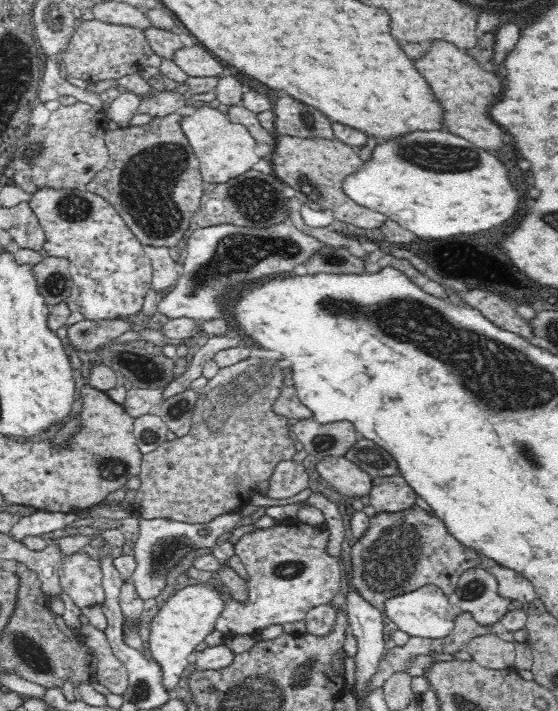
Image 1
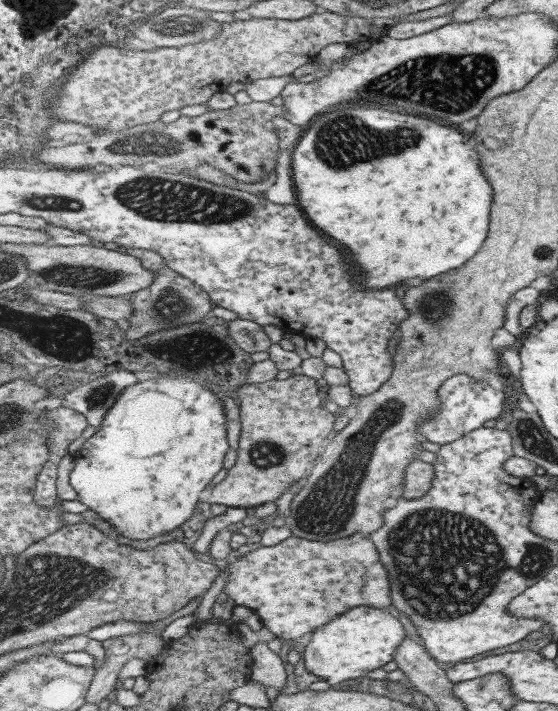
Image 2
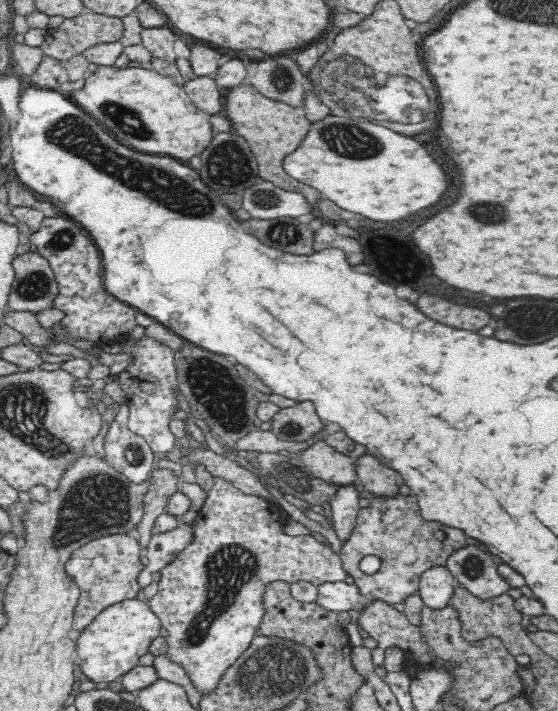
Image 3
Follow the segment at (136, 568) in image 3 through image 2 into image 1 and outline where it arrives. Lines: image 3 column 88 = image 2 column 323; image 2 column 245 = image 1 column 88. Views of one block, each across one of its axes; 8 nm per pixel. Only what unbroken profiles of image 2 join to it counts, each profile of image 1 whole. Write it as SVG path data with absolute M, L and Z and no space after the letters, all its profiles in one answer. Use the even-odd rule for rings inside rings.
M90 553L68 555L59 572L63 592L81 610L104 602L102 576L99 560Z

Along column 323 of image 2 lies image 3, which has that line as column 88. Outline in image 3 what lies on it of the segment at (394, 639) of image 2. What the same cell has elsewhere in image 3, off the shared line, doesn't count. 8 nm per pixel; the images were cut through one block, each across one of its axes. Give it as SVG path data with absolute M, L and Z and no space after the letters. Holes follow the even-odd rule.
M128 599L109 606L77 638L76 658L80 659L81 671L95 683L122 678L138 666L140 656L149 652L152 641L160 637L162 627L162 621L146 600Z

